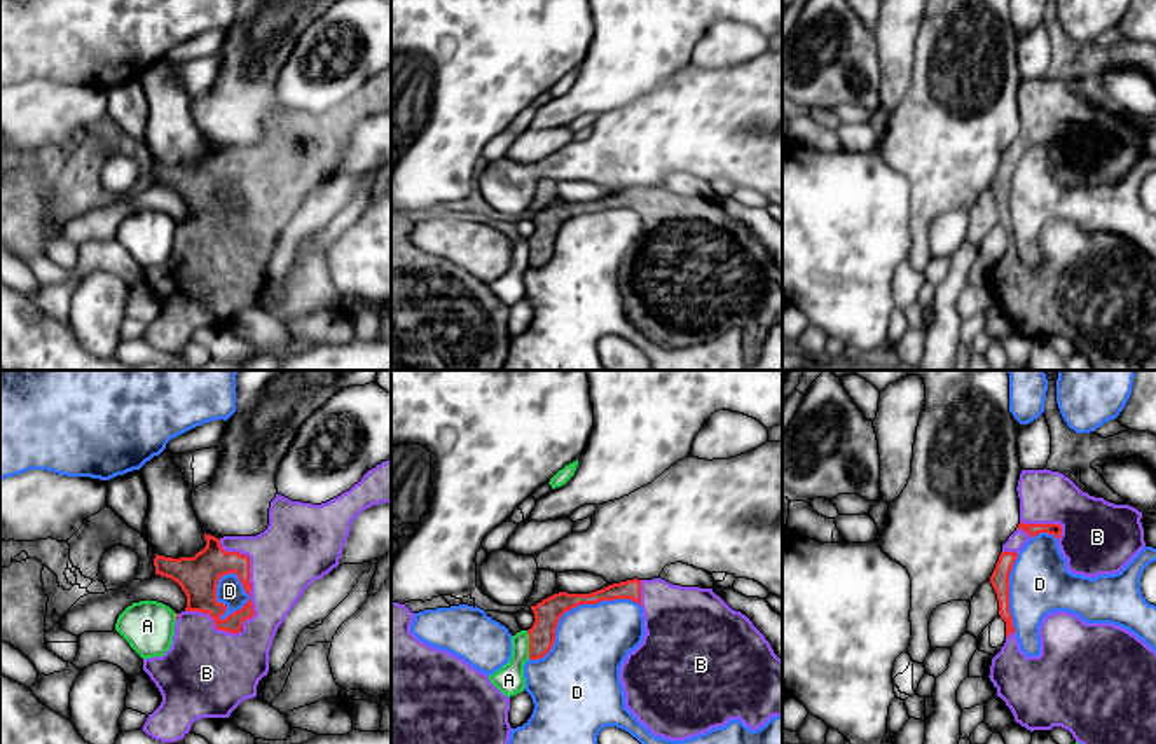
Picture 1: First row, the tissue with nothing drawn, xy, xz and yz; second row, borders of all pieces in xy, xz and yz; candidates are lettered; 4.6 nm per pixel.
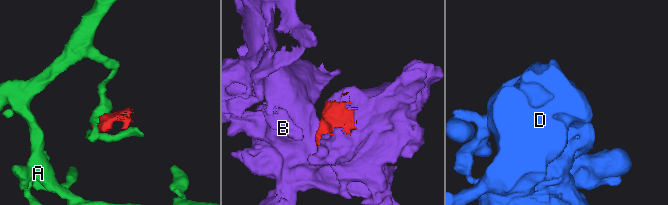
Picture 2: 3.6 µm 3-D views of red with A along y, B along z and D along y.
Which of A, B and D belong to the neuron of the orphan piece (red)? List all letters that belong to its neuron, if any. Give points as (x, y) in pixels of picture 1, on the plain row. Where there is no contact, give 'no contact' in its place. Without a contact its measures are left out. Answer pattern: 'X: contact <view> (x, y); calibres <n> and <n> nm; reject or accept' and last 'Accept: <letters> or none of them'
A: contact xz (529, 254); calibres 130 and 140 nm; reject
B: contact xy (248, 186); calibres 190 and 320 nm; accept
D: contact xz (573, 215); calibres 130 and 340 nm; reject
Accept: B

